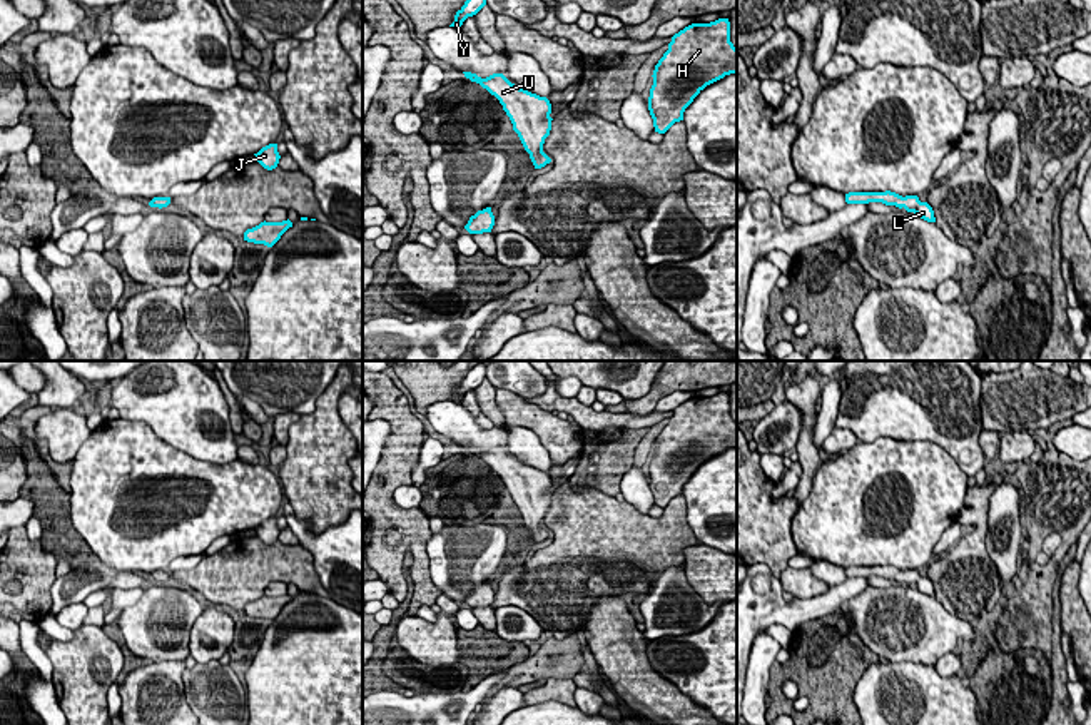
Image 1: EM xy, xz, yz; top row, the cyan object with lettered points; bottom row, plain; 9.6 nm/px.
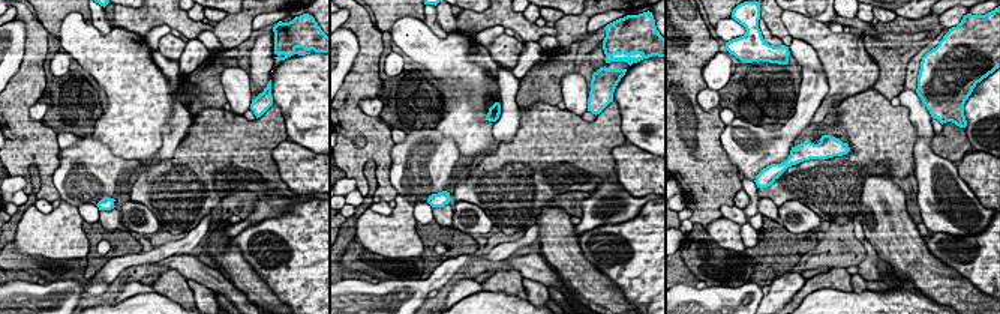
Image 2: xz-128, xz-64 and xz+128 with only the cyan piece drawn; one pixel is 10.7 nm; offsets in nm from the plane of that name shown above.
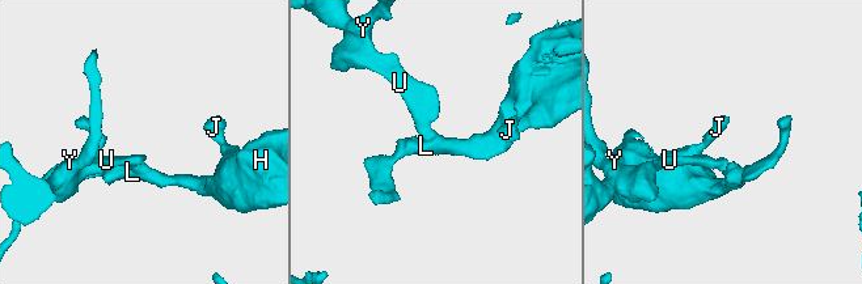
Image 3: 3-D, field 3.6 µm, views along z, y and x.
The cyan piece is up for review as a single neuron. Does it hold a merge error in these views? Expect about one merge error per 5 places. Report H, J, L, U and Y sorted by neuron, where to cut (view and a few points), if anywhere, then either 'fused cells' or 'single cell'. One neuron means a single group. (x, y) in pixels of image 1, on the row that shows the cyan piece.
H J L U Y | no cut | single cell

